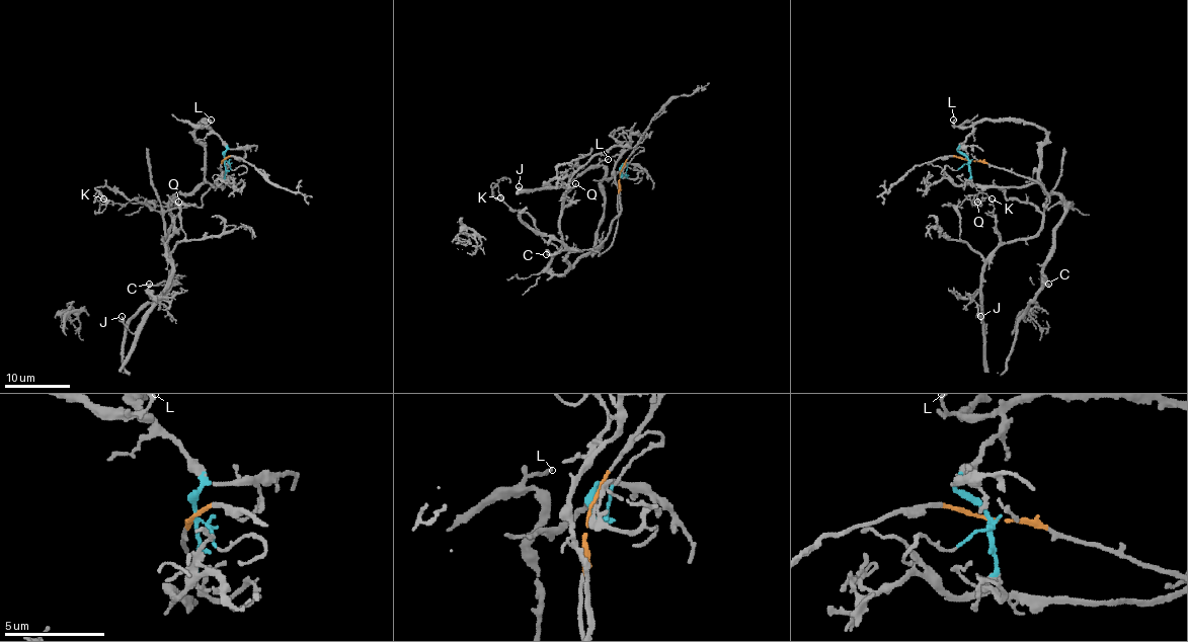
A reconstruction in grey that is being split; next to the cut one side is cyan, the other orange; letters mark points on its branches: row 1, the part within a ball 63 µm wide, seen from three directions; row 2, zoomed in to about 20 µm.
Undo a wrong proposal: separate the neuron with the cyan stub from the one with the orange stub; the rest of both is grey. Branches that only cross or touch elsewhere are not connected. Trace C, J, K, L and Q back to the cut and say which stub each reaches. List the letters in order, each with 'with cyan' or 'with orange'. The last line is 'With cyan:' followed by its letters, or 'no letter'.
C: with cyan
J: with orange
K: with orange
L: with cyan
Q: with orange
With cyan: C, L

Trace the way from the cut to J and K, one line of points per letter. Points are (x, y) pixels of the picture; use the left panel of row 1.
J: (224, 160), (200, 208), (181, 204), (163, 214), (163, 241), (172, 265), (168, 287), (133, 332), (122, 316)
K: (224, 160), (200, 208), (181, 204), (159, 212), (138, 199), (103, 186), (95, 187), (103, 199)

